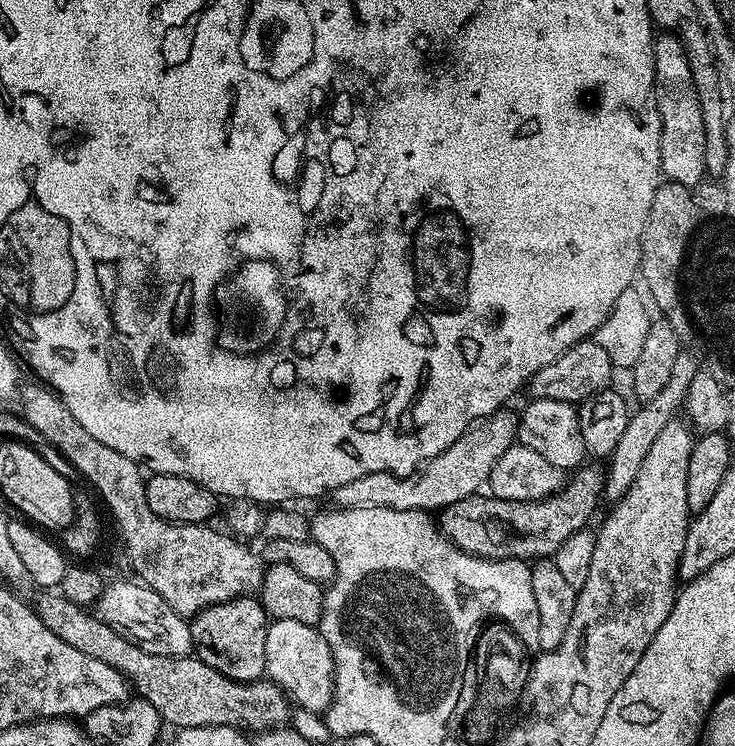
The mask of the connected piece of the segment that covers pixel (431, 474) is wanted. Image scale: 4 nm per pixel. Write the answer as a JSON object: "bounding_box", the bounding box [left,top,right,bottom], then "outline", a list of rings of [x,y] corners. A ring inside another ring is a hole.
{"bounding_box":[331,410,517,514],"outline":[[[508,410],[498,411],[473,424],[454,446],[421,464],[411,476],[391,476],[388,472],[362,474],[362,478],[354,478],[354,482],[334,489],[331,503],[338,508],[393,508],[432,514],[454,502],[462,502],[462,498],[477,495],[487,485],[494,462],[517,443],[517,423],[517,417],[511,416]]]}

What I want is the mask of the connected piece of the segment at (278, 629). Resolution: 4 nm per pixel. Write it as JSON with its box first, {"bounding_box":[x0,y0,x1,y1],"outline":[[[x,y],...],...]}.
{"bounding_box":[266,618,334,713],"outline":[[[291,618],[272,620],[266,630],[266,676],[279,685],[296,708],[327,713],[334,694],[334,658],[330,654],[330,646],[326,646],[326,638],[322,638],[319,627],[294,622]]]}

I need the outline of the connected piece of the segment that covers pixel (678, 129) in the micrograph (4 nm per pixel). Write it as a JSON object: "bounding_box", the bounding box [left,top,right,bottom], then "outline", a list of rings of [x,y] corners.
{"bounding_box":[652,34,706,190],"outline":[[[671,34],[661,37],[656,40],[654,50],[656,69],[652,83],[652,94],[660,115],[660,170],[665,181],[692,190],[706,176],[706,136],[702,126],[702,108],[694,90],[694,78],[690,74],[684,47]]]}

